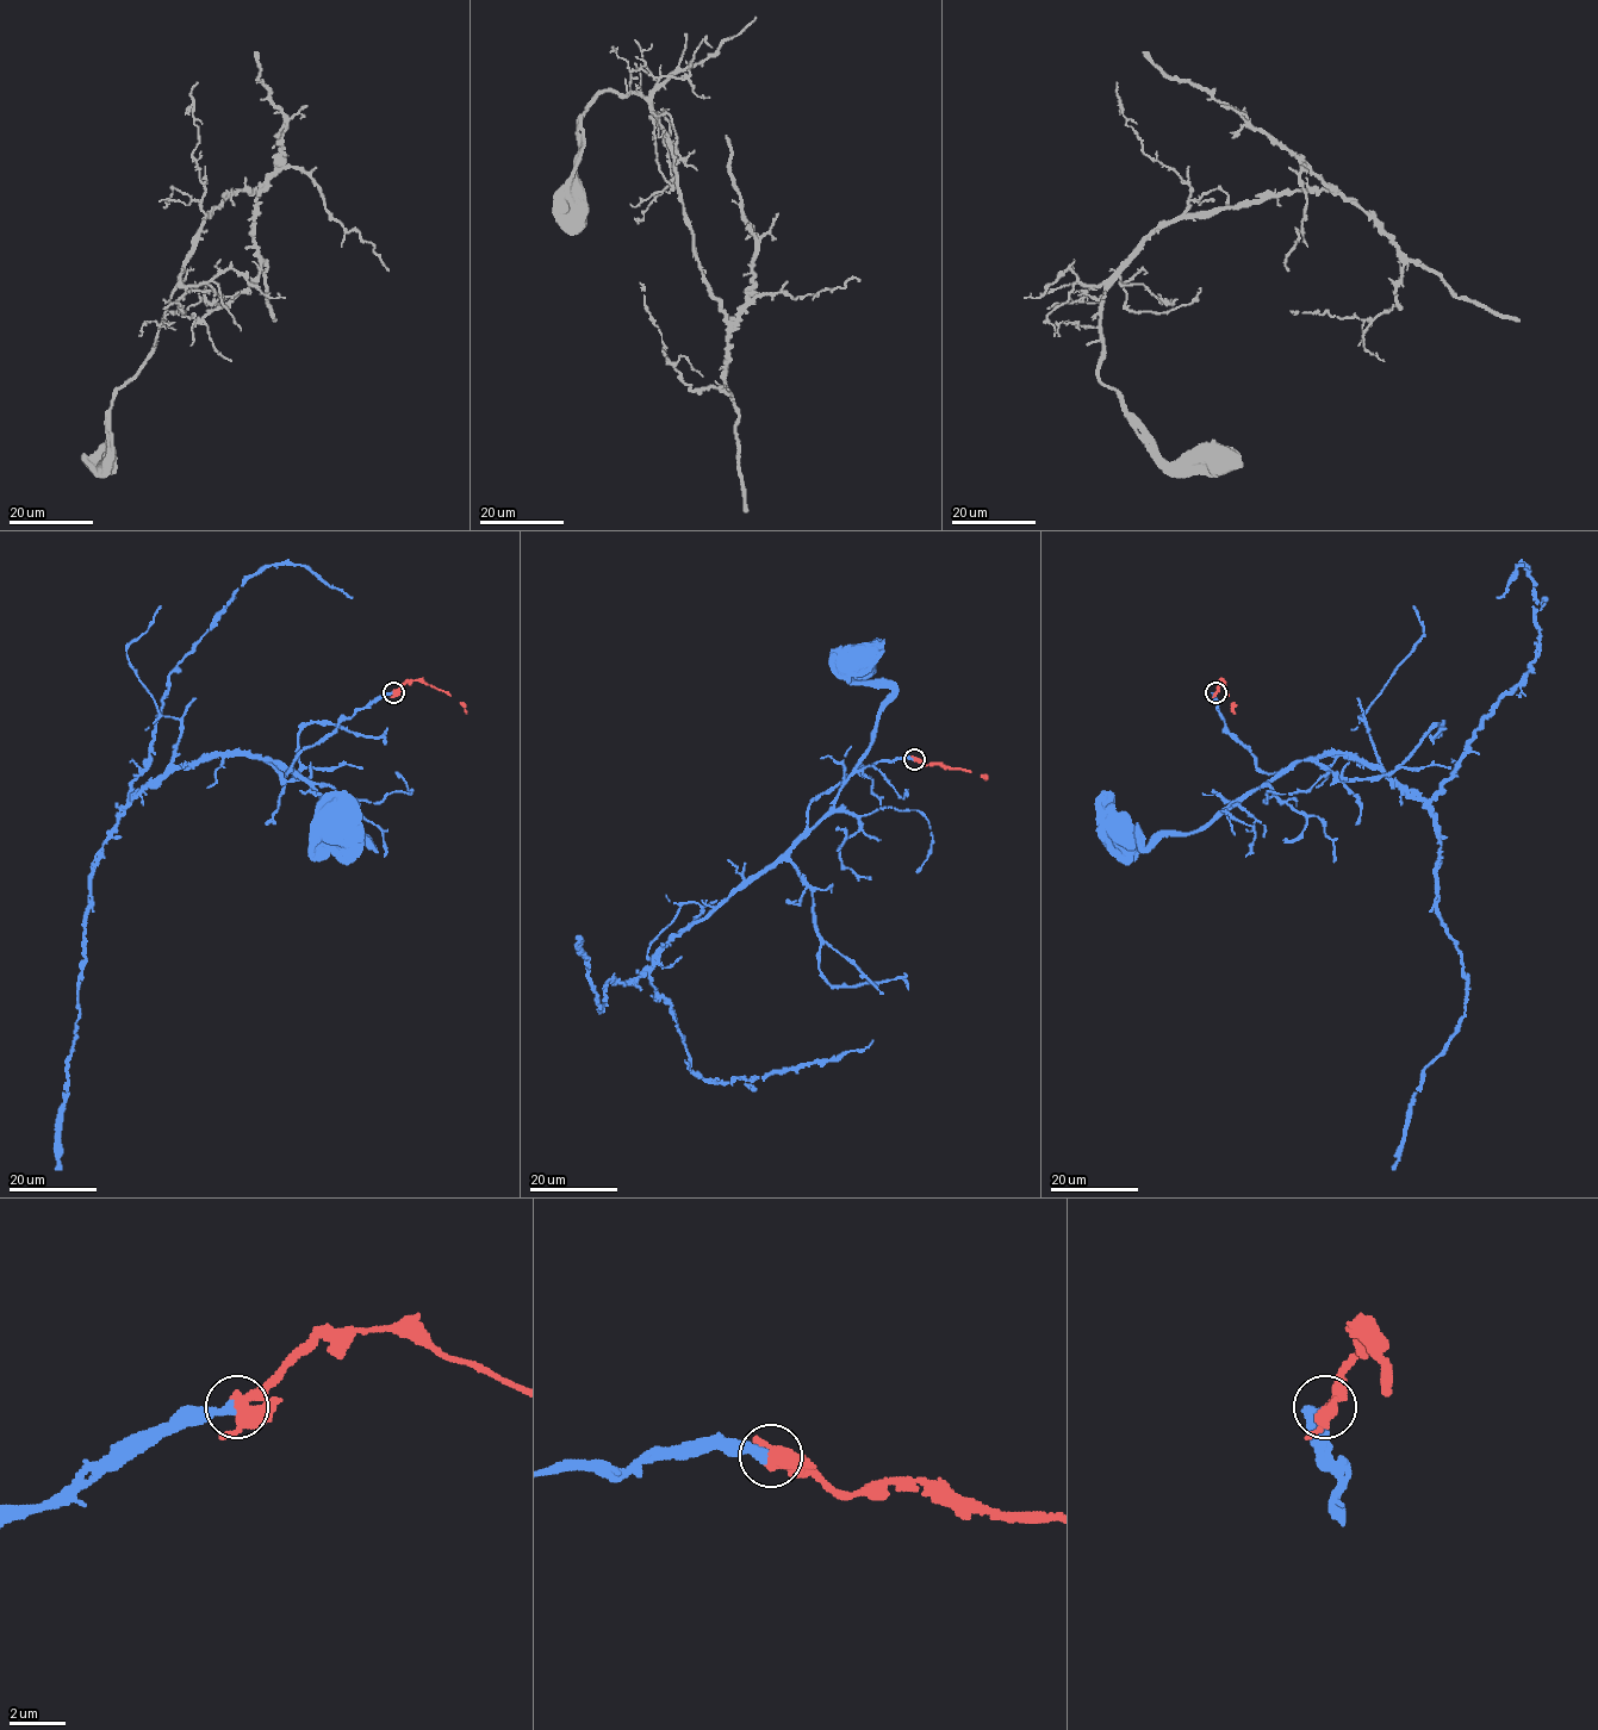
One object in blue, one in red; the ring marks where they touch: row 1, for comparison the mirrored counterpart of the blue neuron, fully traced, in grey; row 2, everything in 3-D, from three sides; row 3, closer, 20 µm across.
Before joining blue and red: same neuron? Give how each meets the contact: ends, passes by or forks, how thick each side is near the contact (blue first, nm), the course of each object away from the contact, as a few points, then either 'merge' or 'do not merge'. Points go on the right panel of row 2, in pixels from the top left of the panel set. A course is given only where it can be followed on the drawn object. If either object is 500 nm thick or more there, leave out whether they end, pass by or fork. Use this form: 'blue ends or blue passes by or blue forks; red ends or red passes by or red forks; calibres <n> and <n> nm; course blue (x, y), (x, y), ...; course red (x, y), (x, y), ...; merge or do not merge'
blue ends; red passes by; calibres 320 and 440 nm; course blue (1216, 692), (1224, 728), (1255, 765), (1285, 772), (1194, 832), (1166, 832), (1145, 847), (1141, 832), (1118, 832); course red (1216, 692), (1222, 680), (1236, 714); merge

